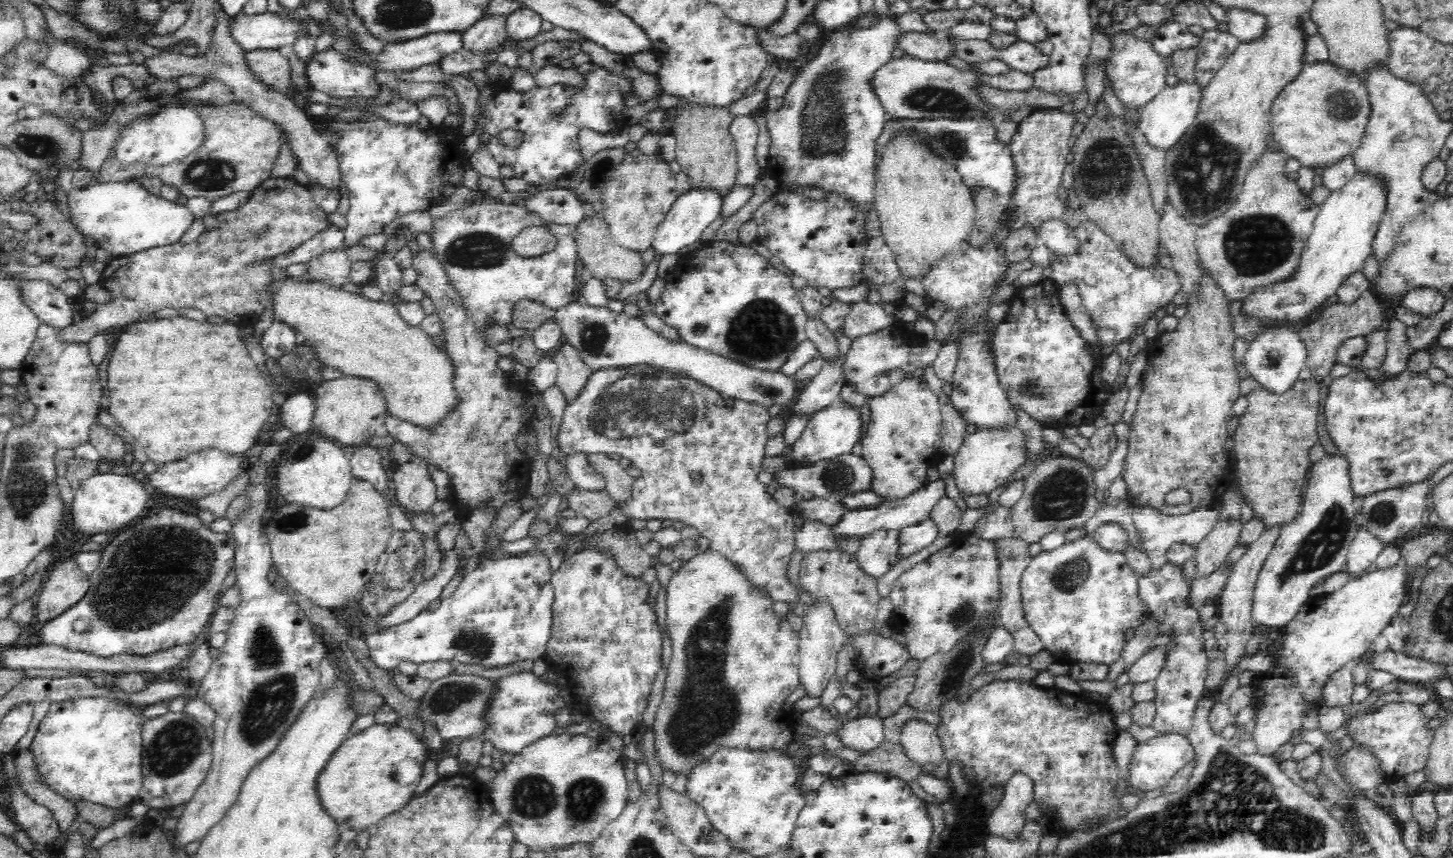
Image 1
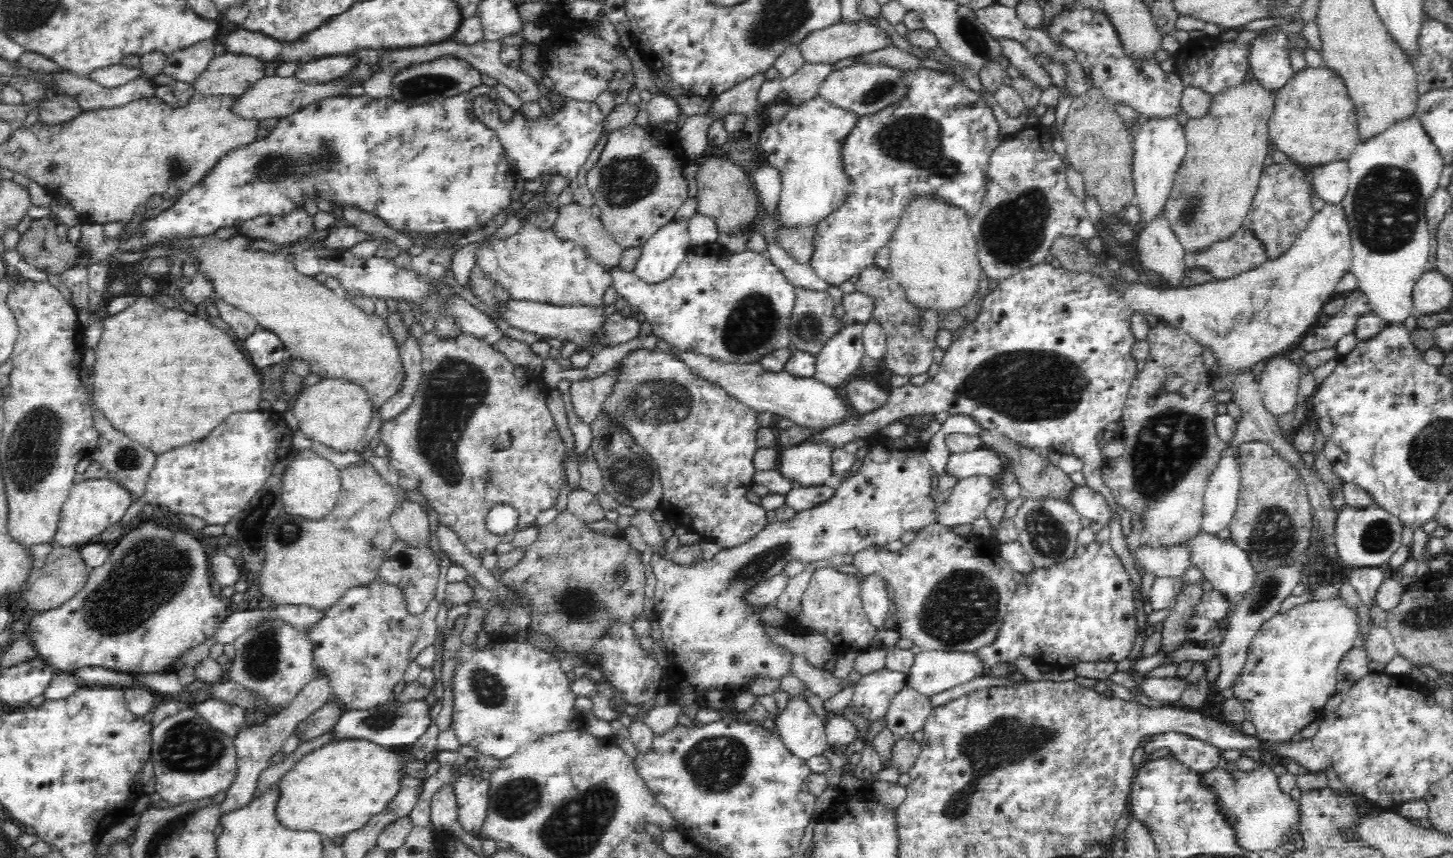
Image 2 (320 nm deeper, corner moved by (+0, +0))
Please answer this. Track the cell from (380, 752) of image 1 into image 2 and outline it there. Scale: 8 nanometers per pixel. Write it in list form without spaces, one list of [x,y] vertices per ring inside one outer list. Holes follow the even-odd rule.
[[[338,739],[310,751],[280,780],[282,797],[277,816],[291,830],[317,831],[323,838],[345,836],[361,830],[368,821],[382,813],[401,790],[403,775],[402,751],[380,746],[368,739]]]

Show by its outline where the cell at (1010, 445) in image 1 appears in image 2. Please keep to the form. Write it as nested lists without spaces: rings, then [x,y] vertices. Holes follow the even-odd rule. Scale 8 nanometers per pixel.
[[[972,475],[954,485],[950,498],[938,506],[937,522],[950,528],[957,524],[972,524],[992,500],[990,492],[994,490],[996,479],[986,475]]]

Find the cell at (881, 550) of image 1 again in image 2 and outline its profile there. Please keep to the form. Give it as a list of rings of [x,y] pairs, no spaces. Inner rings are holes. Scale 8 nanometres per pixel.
[[[870,574],[861,577],[861,601],[863,609],[866,611],[866,617],[877,630],[884,629],[884,620],[888,614],[890,596],[886,580],[880,574]]]

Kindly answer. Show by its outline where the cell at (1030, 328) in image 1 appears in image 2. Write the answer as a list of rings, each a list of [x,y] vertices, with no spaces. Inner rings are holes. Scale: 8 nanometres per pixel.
[[[1039,262],[999,282],[996,290],[986,294],[978,318],[951,332],[952,344],[944,352],[936,376],[929,378],[922,386],[908,383],[906,386],[892,389],[886,402],[870,414],[856,415],[842,424],[823,429],[814,434],[812,439],[826,440],[832,443],[834,448],[843,448],[850,441],[876,438],[887,425],[904,417],[946,411],[950,414],[964,413],[982,429],[997,431],[1008,440],[1029,449],[1038,447],[1061,454],[1074,454],[1084,462],[1081,471],[1086,477],[1087,486],[1100,491],[1114,510],[1114,520],[1108,526],[1108,543],[1120,558],[1132,586],[1138,588],[1135,600],[1136,623],[1144,631],[1146,618],[1139,599],[1141,577],[1137,573],[1136,564],[1122,534],[1120,516],[1116,510],[1117,502],[1102,478],[1106,458],[1102,456],[1101,446],[1095,438],[1109,423],[1121,420],[1128,391],[1138,372],[1137,363],[1131,354],[1136,344],[1130,331],[1131,316],[1132,313],[1122,301],[1122,297],[1112,287],[1108,287],[1102,278],[1088,271],[1074,272],[1062,266],[1057,268],[1048,262]]]

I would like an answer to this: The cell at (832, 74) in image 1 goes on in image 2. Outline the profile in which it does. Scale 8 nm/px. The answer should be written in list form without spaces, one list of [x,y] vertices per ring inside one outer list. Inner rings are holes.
[[[817,93],[801,103],[791,103],[789,112],[781,121],[767,121],[764,125],[759,148],[767,164],[780,173],[781,191],[777,211],[786,225],[818,223],[829,214],[840,210],[840,206],[844,206],[850,194],[854,192],[854,181],[846,173],[842,150],[850,132],[856,128],[856,122],[861,119],[862,117],[854,111],[837,107]]]

